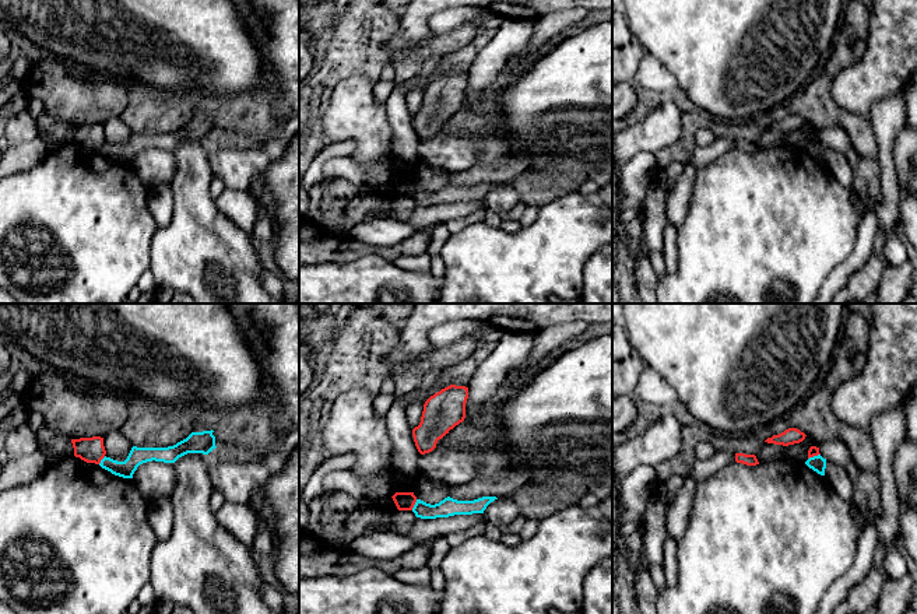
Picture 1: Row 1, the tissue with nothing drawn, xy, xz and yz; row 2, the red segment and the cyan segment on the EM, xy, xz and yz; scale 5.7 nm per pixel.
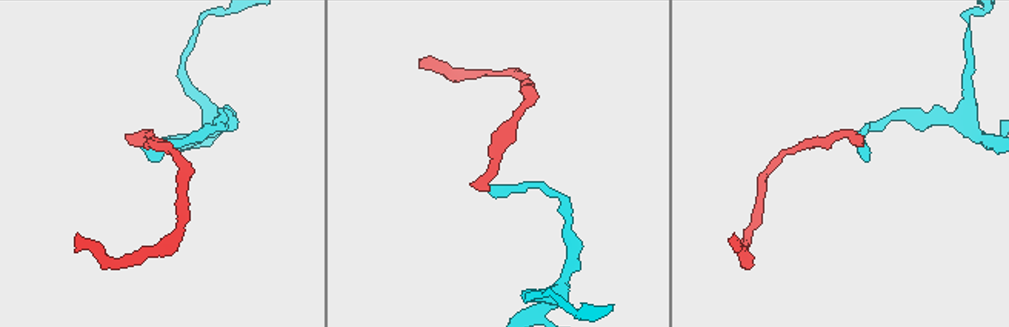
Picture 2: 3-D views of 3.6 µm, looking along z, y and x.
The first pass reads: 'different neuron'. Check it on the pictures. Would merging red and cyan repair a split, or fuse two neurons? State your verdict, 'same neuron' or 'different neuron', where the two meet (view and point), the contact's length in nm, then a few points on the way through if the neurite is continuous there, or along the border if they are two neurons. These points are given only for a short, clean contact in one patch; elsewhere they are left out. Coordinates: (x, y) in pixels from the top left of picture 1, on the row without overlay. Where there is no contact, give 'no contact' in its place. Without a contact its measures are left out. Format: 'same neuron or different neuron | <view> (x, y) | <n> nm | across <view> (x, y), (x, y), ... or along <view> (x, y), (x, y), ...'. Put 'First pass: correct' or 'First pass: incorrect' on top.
First pass: correct
different neuron | xz (414, 190) | 70 nm | along xz (417, 186), (411, 196)

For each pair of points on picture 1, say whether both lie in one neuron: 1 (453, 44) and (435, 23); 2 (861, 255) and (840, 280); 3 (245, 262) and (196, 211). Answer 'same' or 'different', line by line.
1: different
2: same
3: same

